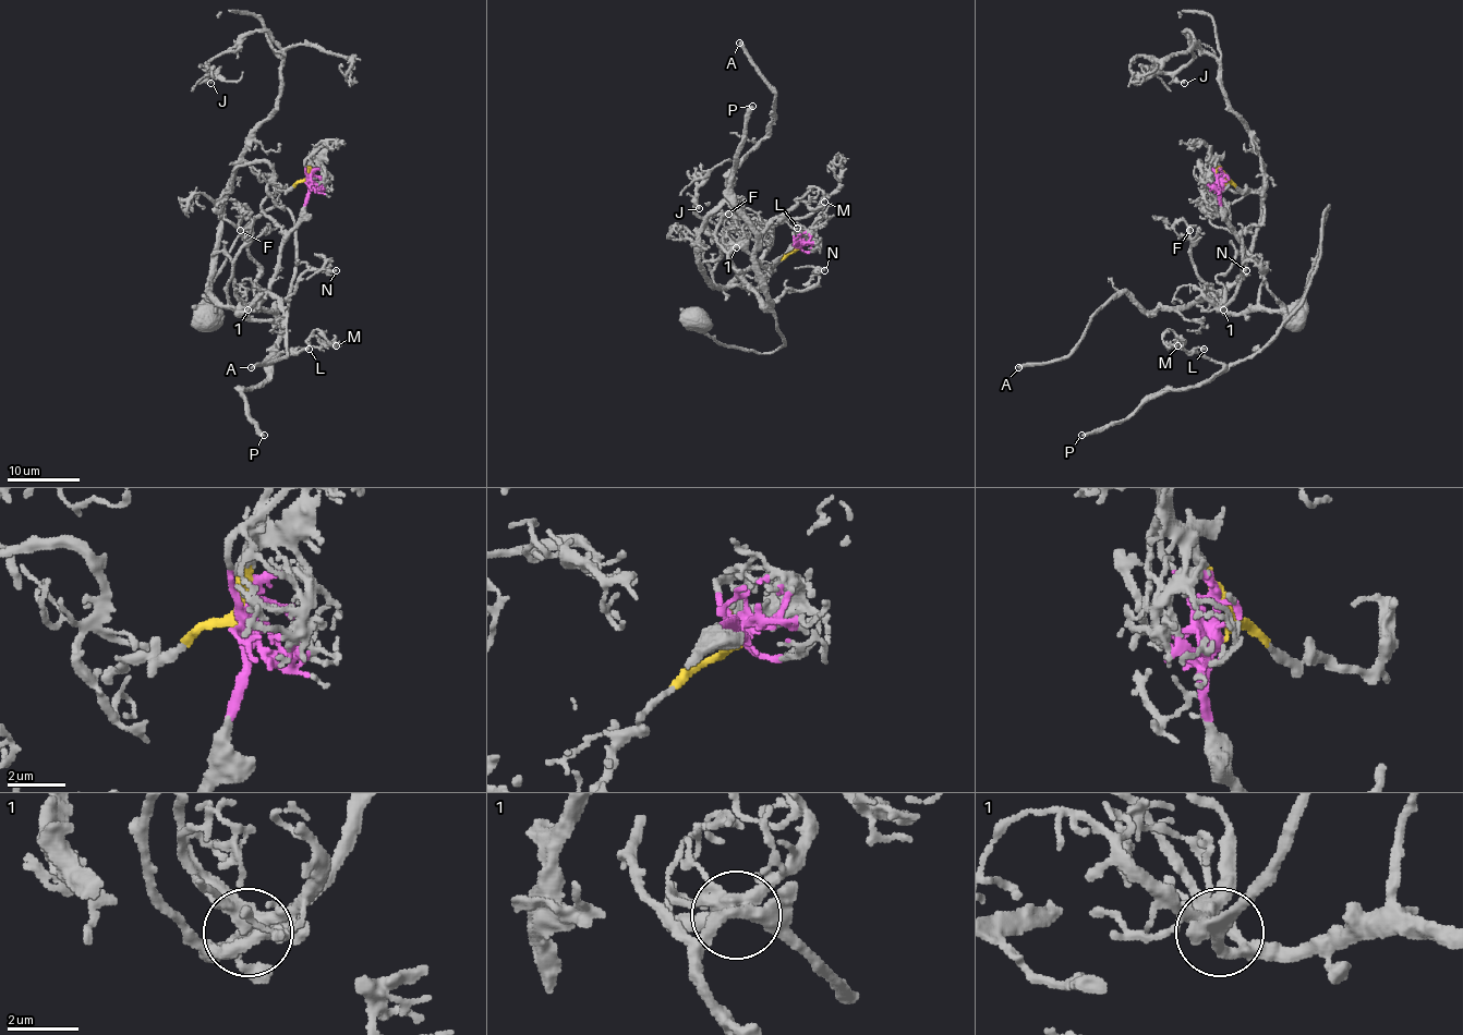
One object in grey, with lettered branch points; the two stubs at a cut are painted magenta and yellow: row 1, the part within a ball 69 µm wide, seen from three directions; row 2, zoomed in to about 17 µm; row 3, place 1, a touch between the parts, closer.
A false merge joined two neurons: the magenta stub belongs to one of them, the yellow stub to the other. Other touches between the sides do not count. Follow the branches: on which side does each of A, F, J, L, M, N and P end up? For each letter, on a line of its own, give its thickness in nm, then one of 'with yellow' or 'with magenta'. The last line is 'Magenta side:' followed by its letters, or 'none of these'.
A: calibre 300 nm; with yellow
F: calibre 140 nm; with magenta
J: calibre 160 nm; with yellow
L: calibre 160 nm; with magenta
M: calibre 140 nm; with magenta
N: calibre 180 nm; with magenta
P: calibre 320 nm; with magenta
Magenta side: F, L, M, N, P

